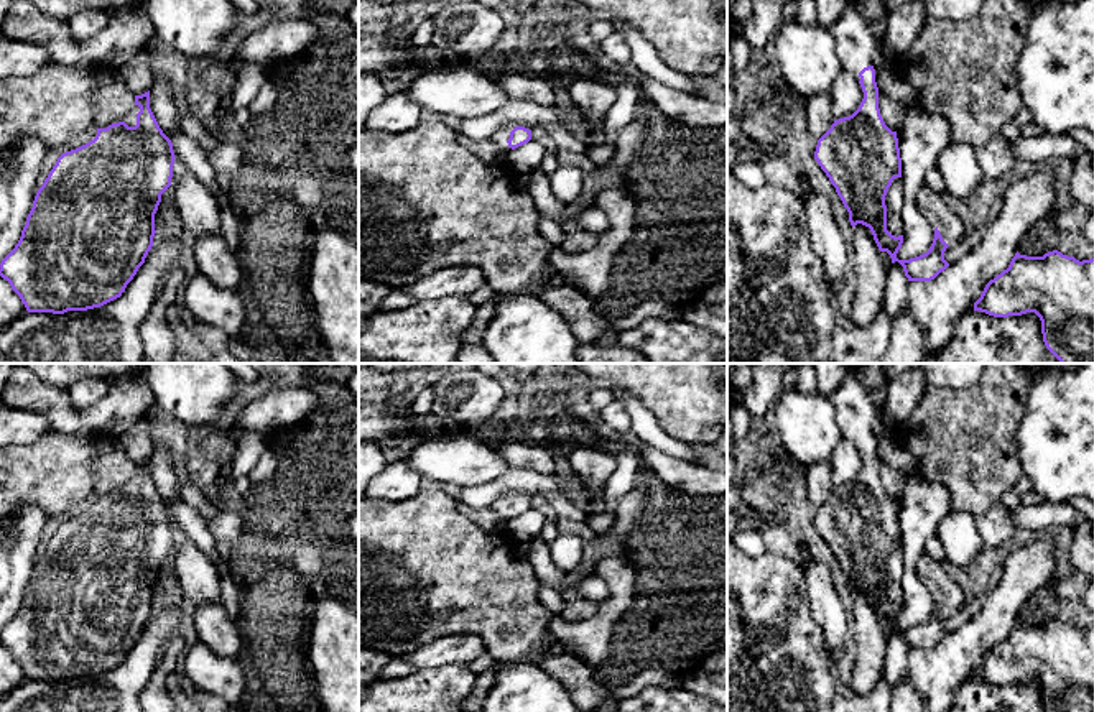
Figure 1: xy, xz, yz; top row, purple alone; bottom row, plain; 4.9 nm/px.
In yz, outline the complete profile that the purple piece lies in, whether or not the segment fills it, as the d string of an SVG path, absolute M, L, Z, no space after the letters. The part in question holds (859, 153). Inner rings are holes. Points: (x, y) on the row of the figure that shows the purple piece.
M852 3L829 31L842 69L859 81L864 99L852 115L834 120L818 140L814 160L836 187L851 225L869 227L878 250L903 266L908 281L931 281L949 266L944 260L949 245L938 227L929 250L910 260L897 258L903 235L887 230L885 196L892 181L902 178L902 158L897 132L885 125L878 109L874 64L880 46Z

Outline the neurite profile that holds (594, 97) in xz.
M574 77L568 86L572 99L572 109L591 117L594 133L604 136L605 117L615 102L617 87L597 79Z

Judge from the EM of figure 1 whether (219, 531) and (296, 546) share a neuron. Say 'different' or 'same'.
different

